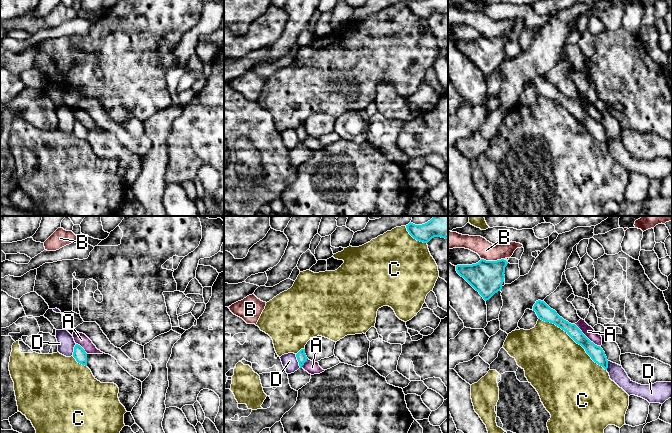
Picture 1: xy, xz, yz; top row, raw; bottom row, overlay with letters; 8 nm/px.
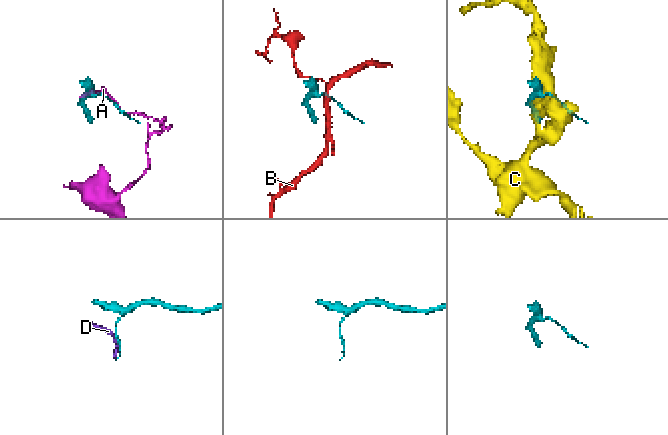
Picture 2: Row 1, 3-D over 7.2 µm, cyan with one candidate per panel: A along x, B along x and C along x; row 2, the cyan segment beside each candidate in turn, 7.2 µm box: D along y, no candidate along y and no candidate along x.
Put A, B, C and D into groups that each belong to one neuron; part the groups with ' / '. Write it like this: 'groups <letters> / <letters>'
groups A / B / C / D

